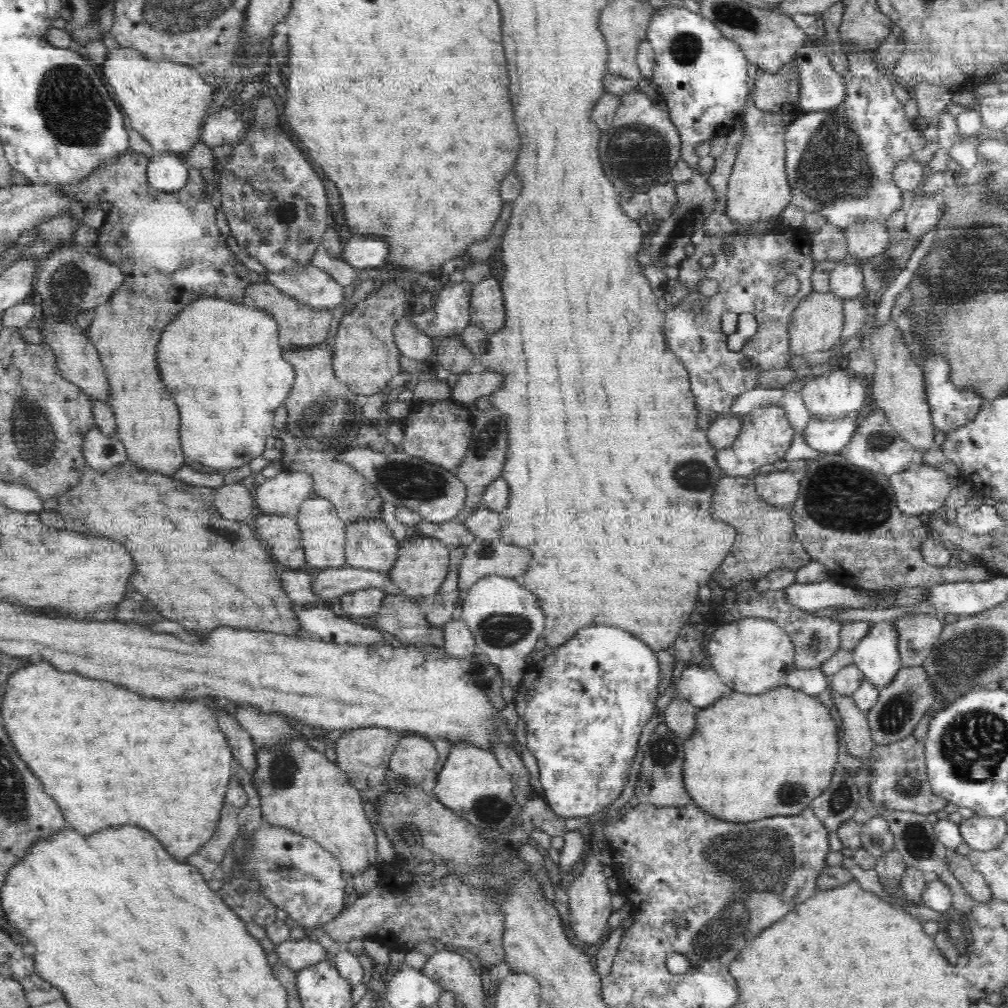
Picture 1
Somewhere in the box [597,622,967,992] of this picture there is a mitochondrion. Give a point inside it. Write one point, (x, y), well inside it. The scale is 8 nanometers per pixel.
(762, 860)

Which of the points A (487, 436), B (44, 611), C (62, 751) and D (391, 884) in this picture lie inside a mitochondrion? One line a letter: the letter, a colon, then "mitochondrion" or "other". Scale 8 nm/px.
A: mitochondrion
B: other
C: other
D: other

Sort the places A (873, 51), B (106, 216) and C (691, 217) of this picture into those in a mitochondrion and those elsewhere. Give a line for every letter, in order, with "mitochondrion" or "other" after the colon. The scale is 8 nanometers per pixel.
A: other
B: other
C: mitochondrion

